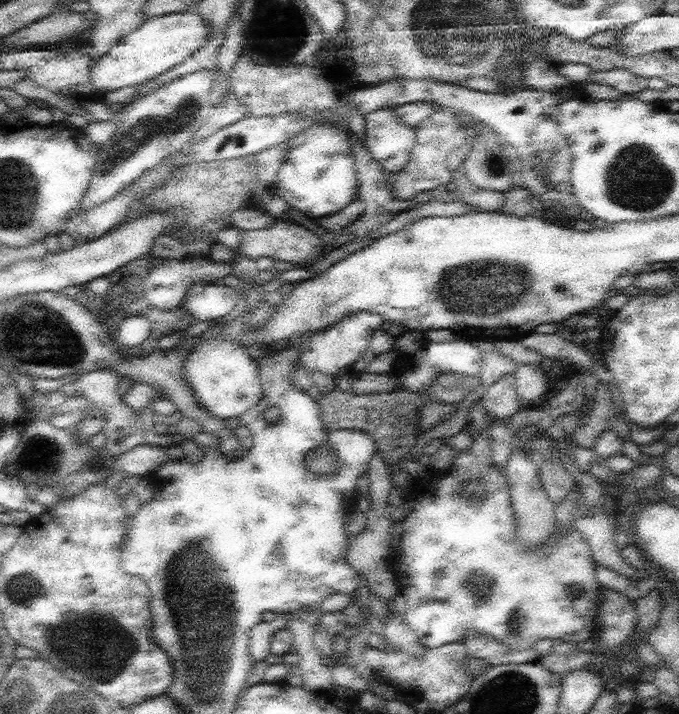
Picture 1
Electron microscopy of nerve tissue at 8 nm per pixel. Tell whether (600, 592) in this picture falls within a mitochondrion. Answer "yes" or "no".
no

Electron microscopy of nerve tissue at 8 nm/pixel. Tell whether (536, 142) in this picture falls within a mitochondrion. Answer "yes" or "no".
no

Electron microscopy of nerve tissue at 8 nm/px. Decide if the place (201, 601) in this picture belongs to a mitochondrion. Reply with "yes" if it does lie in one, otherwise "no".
yes

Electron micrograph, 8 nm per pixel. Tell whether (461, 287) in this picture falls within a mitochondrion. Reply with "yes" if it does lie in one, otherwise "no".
yes

